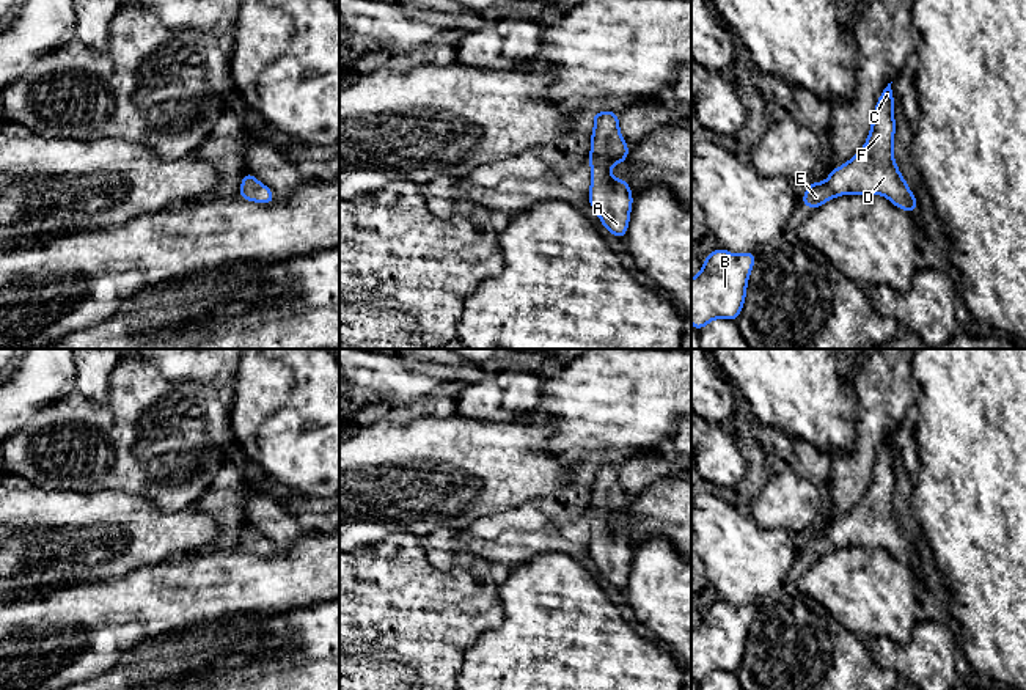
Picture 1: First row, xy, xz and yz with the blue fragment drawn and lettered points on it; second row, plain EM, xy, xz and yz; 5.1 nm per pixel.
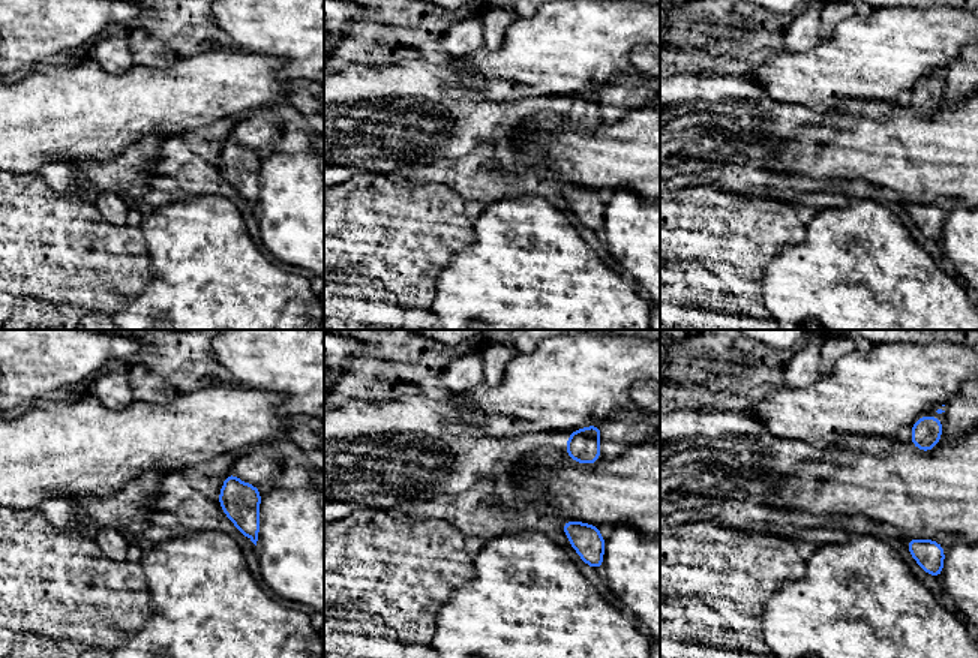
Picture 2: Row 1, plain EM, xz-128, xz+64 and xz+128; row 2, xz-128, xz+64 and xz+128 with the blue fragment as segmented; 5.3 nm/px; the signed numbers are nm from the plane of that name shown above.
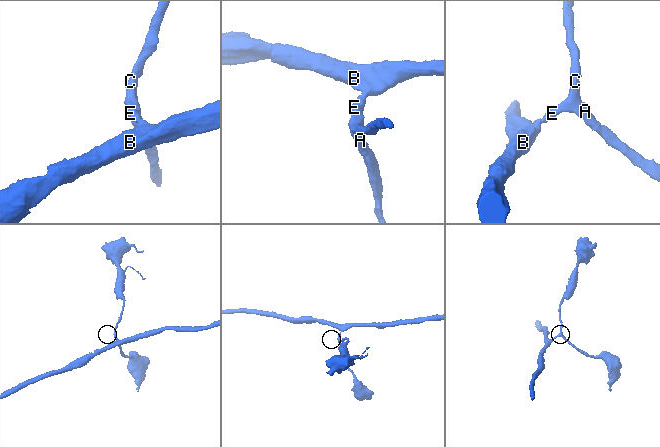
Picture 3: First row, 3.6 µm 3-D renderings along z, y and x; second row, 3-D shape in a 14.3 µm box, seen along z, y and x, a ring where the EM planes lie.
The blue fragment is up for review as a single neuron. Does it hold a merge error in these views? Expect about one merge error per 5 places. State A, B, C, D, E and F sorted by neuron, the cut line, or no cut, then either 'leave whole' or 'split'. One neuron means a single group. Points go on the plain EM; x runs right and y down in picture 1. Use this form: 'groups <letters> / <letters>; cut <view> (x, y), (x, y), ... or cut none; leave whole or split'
groups A B C D E F; cut none; leave whole

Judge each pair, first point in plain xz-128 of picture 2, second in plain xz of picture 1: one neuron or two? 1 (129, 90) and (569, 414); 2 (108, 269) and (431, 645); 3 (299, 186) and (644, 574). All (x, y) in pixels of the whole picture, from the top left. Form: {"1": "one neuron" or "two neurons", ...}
{"1": "two neurons", "2": "one neuron", "3": "one neuron"}

